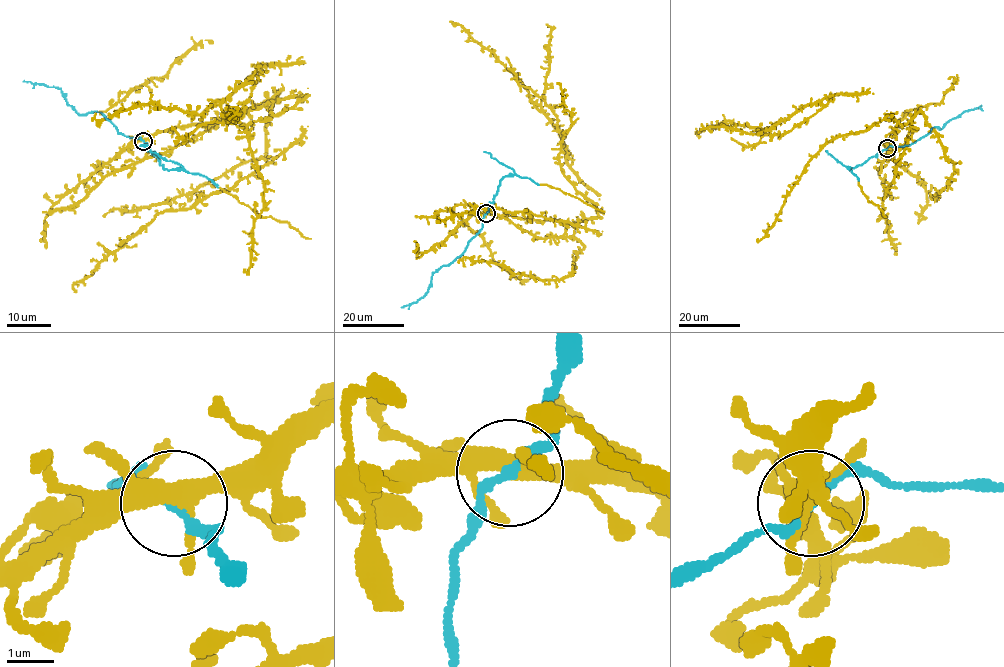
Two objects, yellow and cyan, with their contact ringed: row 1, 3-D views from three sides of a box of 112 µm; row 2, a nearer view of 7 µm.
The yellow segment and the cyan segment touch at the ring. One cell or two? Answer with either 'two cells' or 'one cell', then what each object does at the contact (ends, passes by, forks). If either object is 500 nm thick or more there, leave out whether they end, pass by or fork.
one cell; yellow forks; cyan passes by

